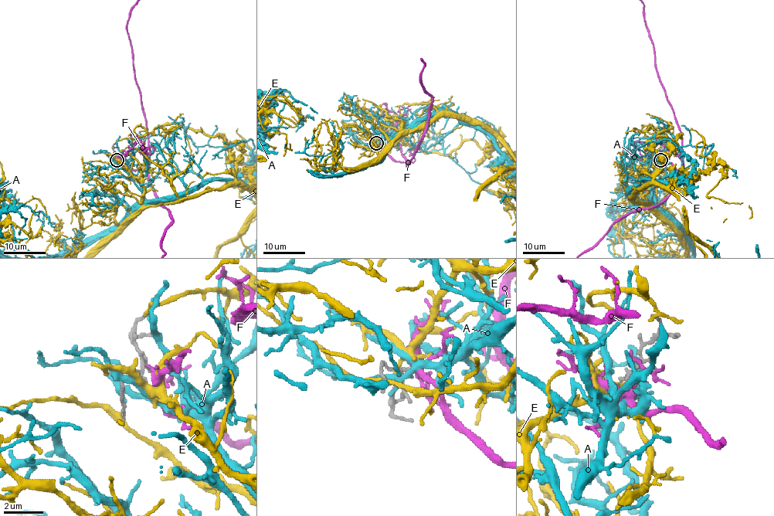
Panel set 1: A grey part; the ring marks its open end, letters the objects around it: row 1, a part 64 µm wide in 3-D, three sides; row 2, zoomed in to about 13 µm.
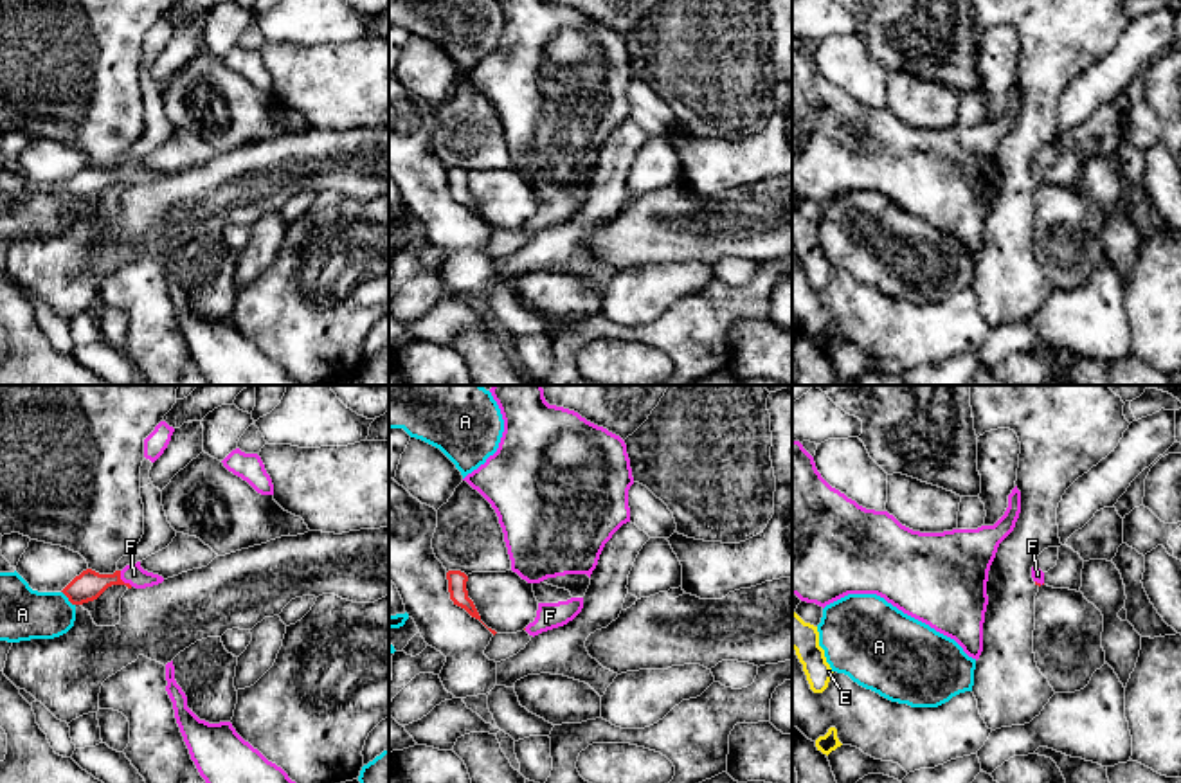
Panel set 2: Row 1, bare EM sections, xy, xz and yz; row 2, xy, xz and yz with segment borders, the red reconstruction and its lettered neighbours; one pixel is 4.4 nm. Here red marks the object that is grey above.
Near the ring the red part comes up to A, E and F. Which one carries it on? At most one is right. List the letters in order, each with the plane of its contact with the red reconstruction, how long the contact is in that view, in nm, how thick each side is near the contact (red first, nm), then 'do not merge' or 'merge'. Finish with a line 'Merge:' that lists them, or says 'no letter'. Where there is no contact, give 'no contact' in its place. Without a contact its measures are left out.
A: meets red in xy; contact 90 nm long; 140 nm thick on the red side, 220 nm on the other; do not merge
E: no contact; do not merge
F: meets red in xy; contact 90 nm long; 140 nm thick on the red side, 90 nm on the other; merge
Merge: F

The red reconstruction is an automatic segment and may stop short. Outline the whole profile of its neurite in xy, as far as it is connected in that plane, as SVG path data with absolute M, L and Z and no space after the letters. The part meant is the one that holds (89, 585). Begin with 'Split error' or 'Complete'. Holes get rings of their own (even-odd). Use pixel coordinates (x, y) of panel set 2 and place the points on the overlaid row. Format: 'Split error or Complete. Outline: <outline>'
Split error. Outline: M140 562L126 565L113 574L99 574L92 569L76 576L61 592L72 605L83 605L97 599L112 585L126 585L128 589L146 589L162 583L164 578L148 572L140 567Z

